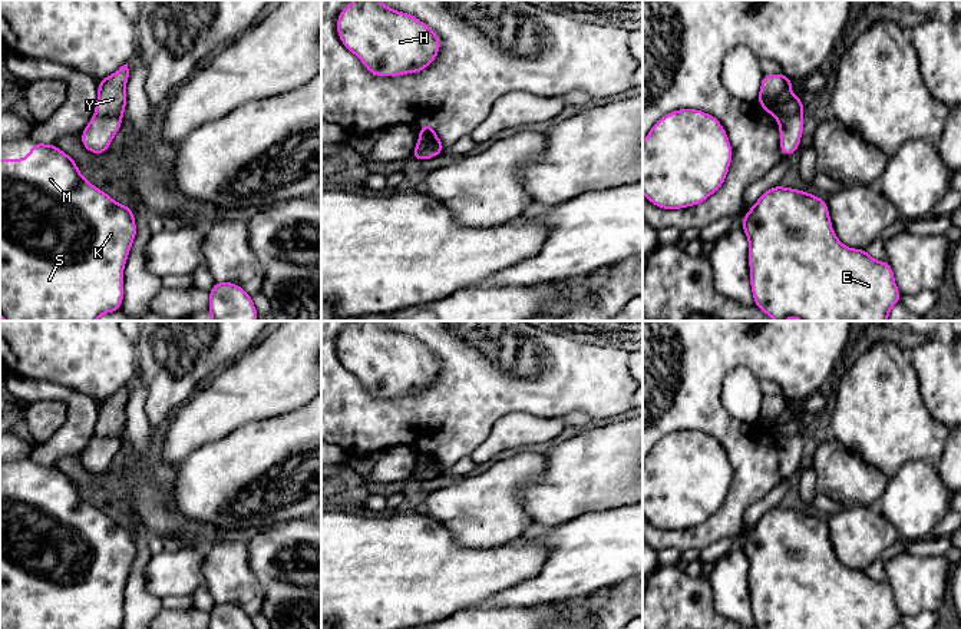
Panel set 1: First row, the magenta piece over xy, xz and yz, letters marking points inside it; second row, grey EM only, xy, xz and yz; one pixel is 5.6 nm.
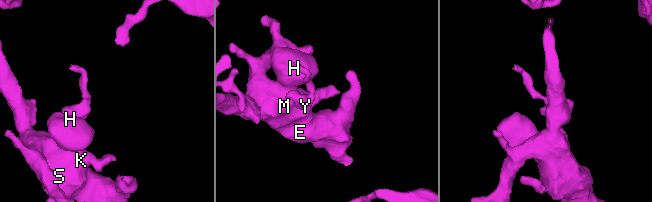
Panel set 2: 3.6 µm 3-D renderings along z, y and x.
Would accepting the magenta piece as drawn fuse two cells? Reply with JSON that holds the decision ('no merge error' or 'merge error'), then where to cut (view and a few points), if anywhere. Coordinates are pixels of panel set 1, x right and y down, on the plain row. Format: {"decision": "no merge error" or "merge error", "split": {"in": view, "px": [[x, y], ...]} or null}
{"decision": "merge error", "split": {"in": "xy", "px": [[95, 434], [118, 436], [121, 439]]}}

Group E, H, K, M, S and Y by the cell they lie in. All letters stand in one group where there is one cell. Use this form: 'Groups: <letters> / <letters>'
Groups: E H K M S / Y

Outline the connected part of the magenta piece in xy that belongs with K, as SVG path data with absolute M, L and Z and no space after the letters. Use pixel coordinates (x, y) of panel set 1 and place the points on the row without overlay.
M33 464L33 470L27 473L26 480L0 480L0 629L120 629L123 623L123 589L131 572L131 566L136 559L136 544L133 533L129 527L118 524L108 514L92 506L83 499L76 483L55 464Z

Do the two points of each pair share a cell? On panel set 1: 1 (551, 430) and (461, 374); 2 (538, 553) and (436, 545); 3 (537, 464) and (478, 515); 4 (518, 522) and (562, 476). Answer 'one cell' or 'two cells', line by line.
1: two cells
2: one cell
3: one cell
4: two cells

